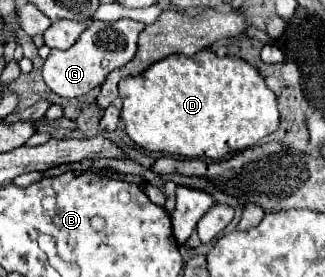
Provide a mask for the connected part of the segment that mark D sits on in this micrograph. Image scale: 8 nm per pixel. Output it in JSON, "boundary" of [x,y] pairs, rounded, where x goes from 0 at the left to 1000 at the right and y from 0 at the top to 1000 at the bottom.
{"boundary":[[[646,177],[609,184],[591,206],[523,199],[418,278],[369,292],[369,350],[382,365],[375,437],[394,495],[437,538],[498,545],[554,567],[640,567],[677,574],[702,552],[763,538],[806,495],[849,473],[862,444],[855,372],[843,336],[818,314],[794,249],[732,206],[671,206]]]}

